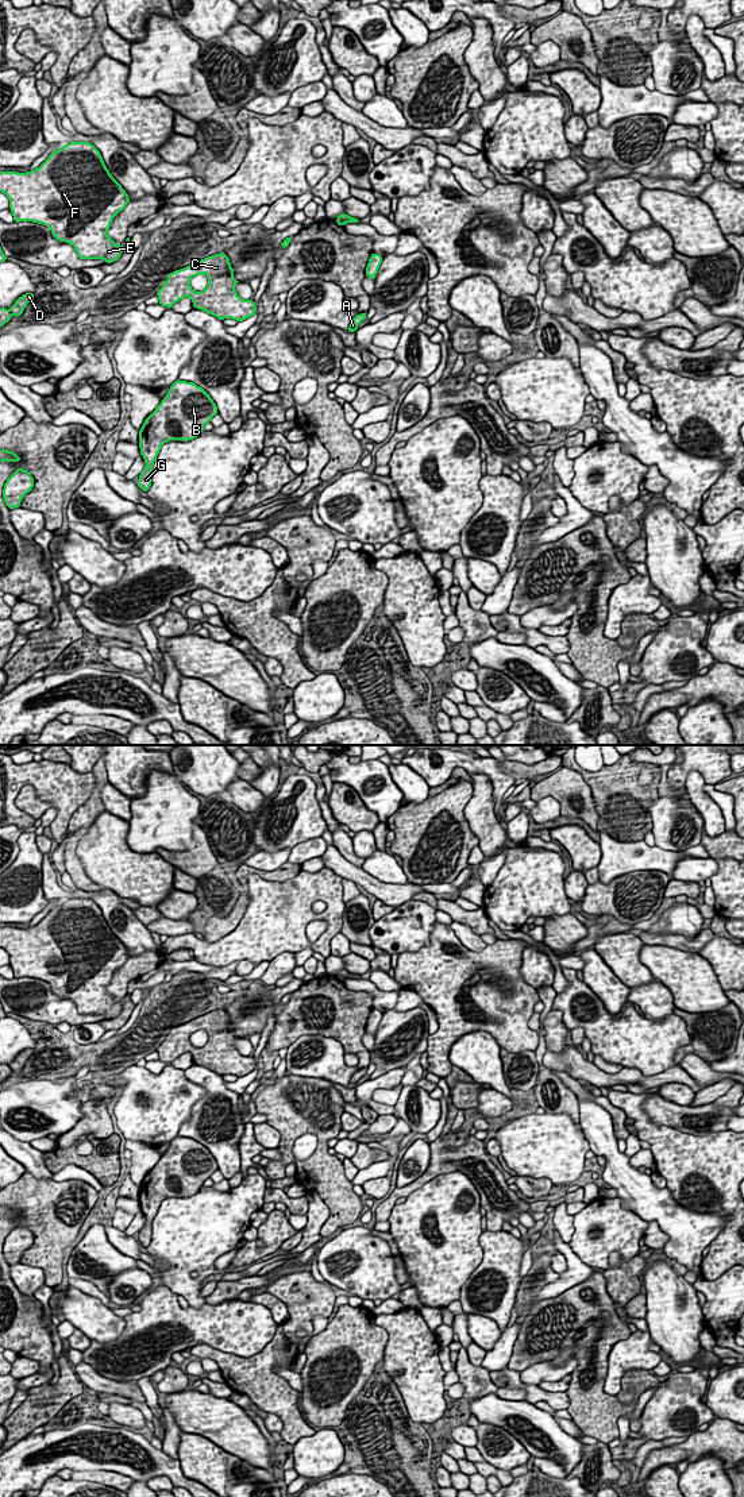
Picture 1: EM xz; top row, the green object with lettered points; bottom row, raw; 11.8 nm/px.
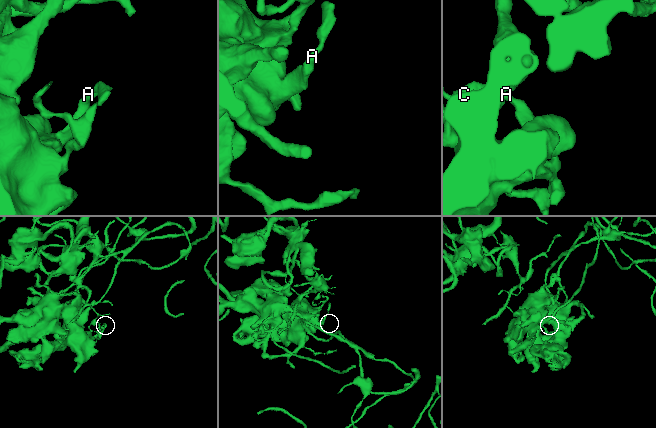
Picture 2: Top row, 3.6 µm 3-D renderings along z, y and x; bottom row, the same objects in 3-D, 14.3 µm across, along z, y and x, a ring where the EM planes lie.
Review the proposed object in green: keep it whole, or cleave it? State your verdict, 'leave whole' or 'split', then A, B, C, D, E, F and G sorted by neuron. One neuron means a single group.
split; A / B C D E F G

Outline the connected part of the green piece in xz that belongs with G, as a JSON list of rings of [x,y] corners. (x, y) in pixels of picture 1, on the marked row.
[[[177,379],[139,431],[138,444],[146,462],[139,475],[139,489],[150,489],[153,464],[165,443],[196,439],[216,414],[217,406],[203,387]]]

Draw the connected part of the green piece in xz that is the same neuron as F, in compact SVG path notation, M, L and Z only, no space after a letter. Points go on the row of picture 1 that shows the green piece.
M92 143L63 144L32 171L0 171L0 192L9 198L15 223L32 221L49 227L57 240L68 242L76 248L80 259L104 259L105 263L112 263L120 258L123 246L116 246L107 231L130 198Z

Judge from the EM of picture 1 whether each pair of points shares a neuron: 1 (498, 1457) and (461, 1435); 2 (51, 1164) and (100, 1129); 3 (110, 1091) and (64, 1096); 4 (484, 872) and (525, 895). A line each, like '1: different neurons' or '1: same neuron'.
1: different neurons
2: different neurons
3: different neurons
4: different neurons

